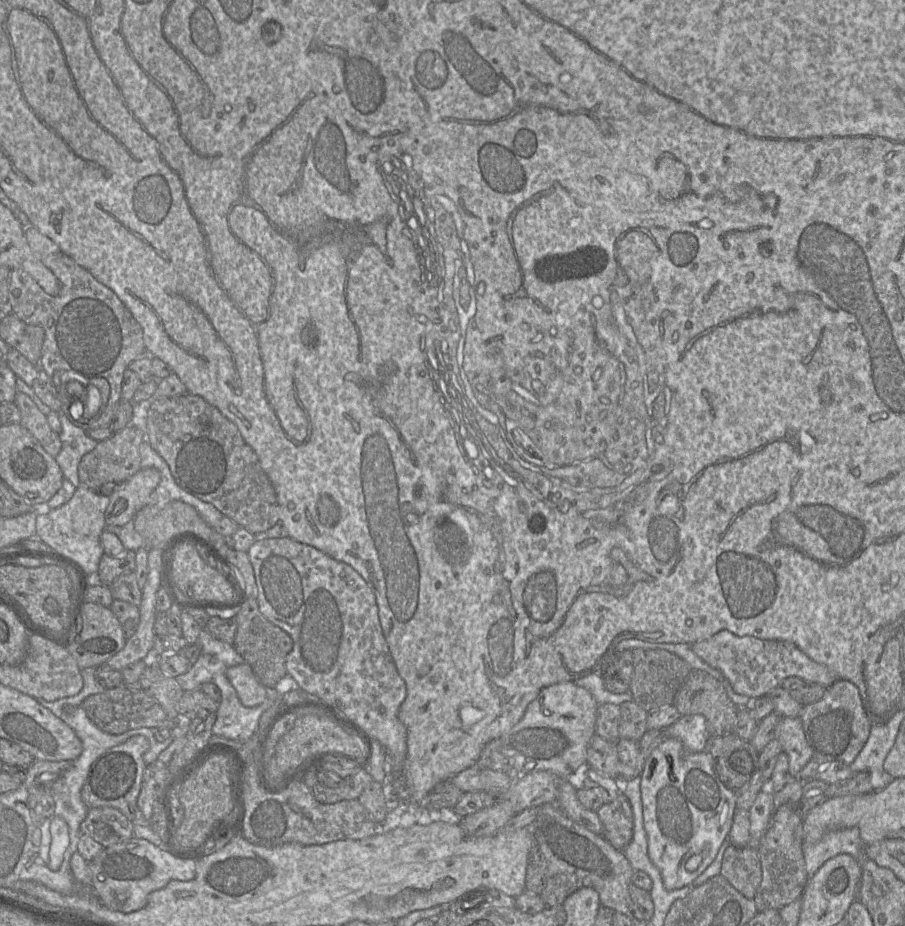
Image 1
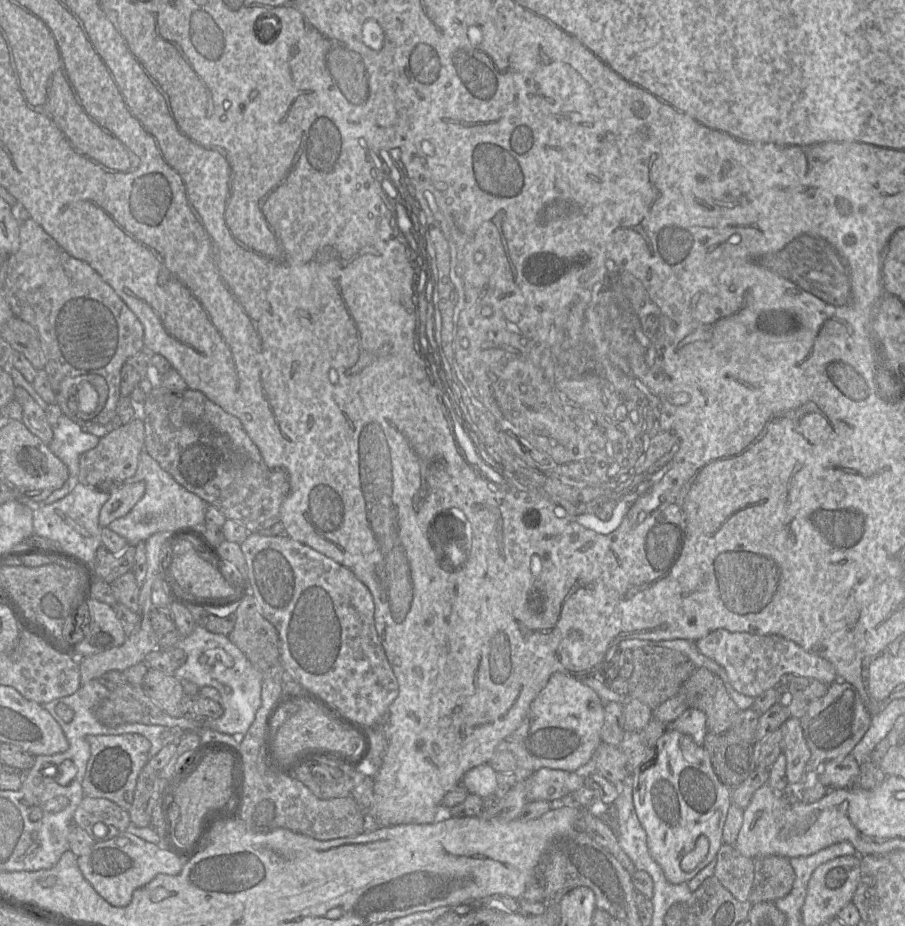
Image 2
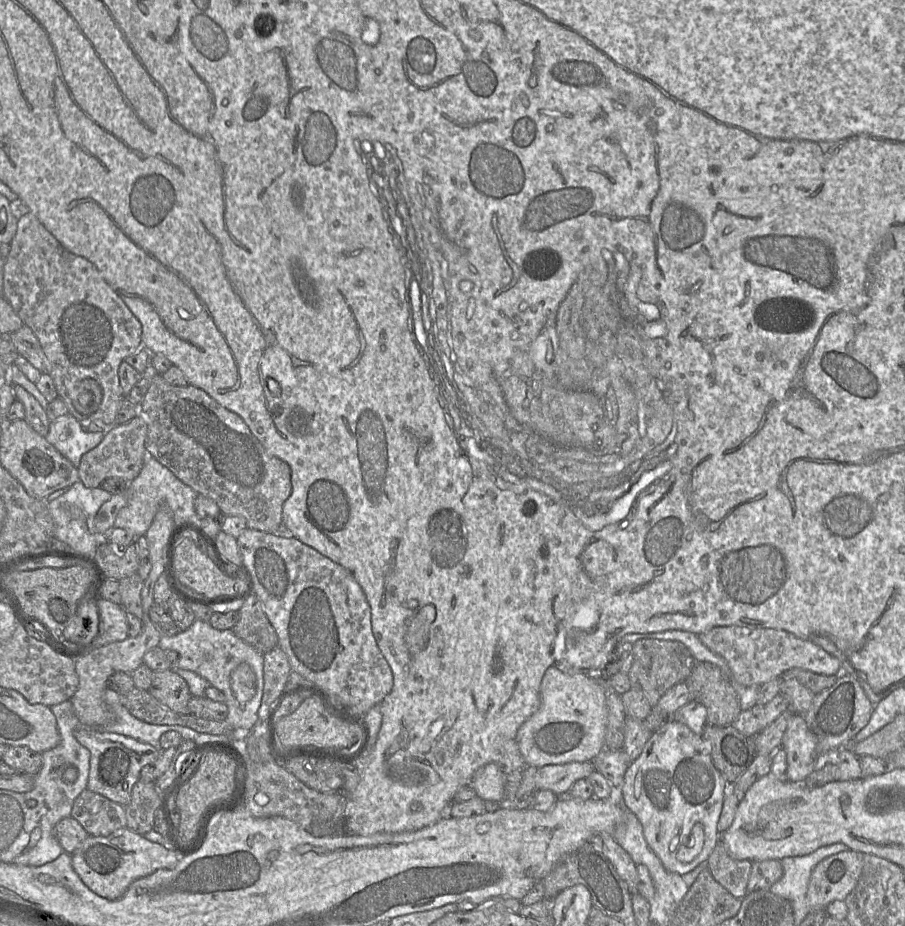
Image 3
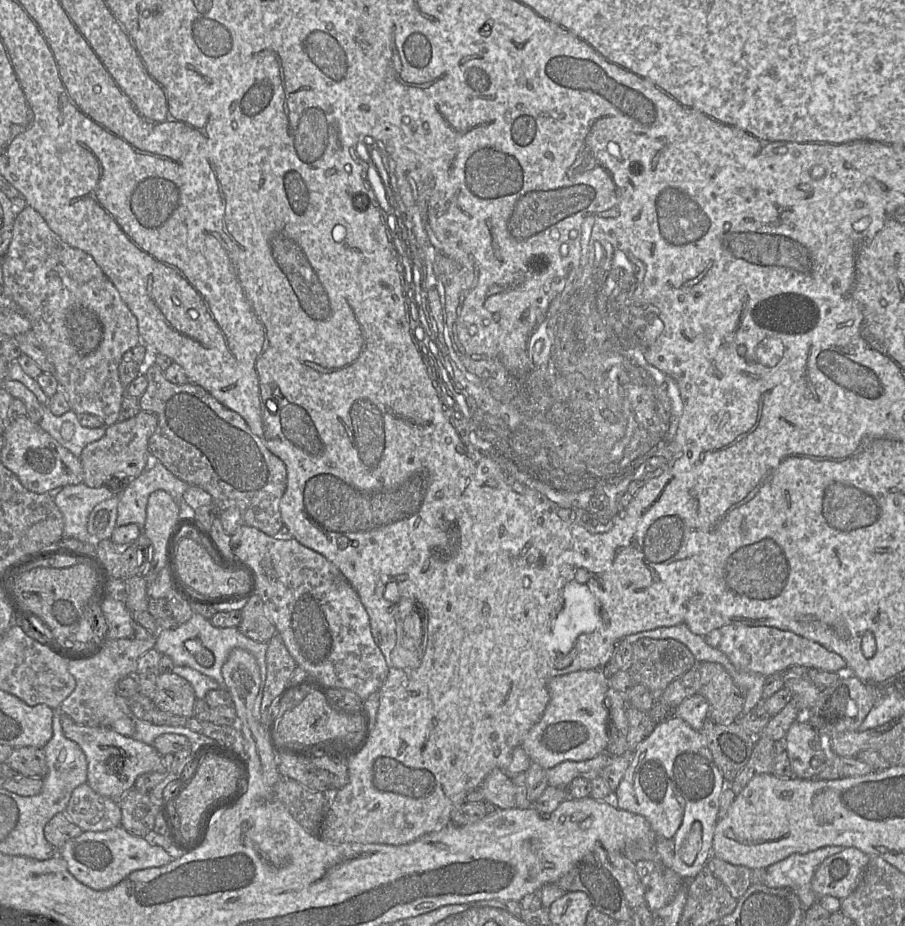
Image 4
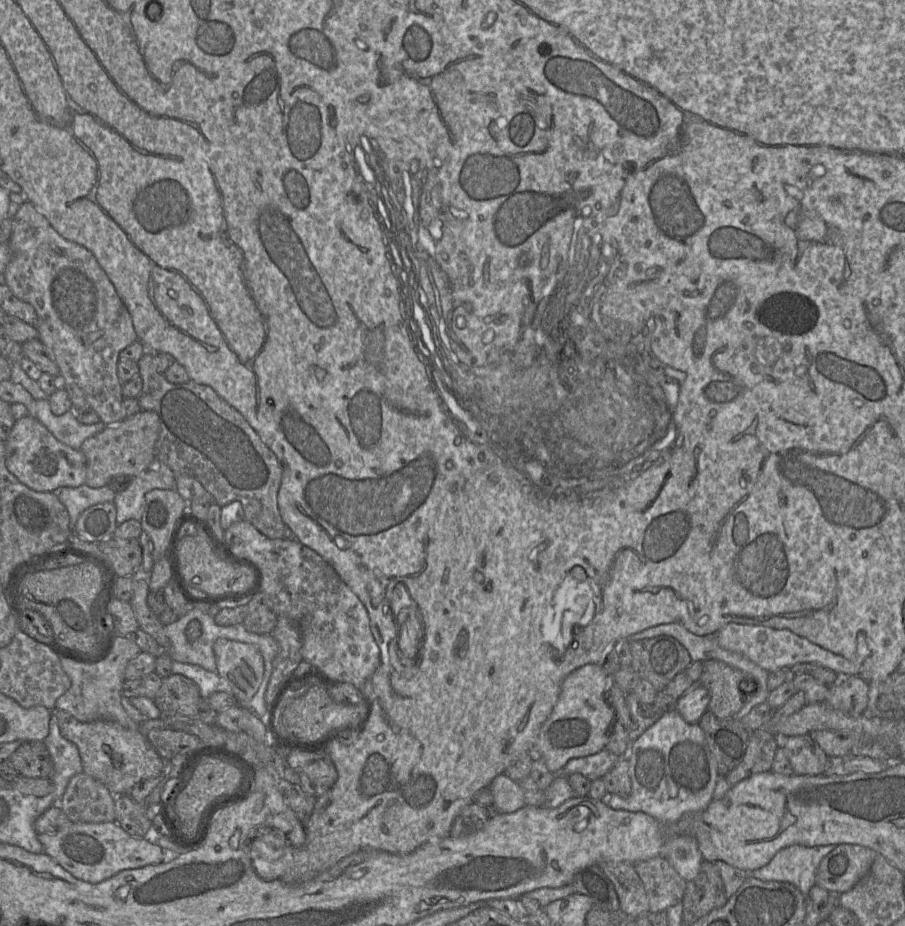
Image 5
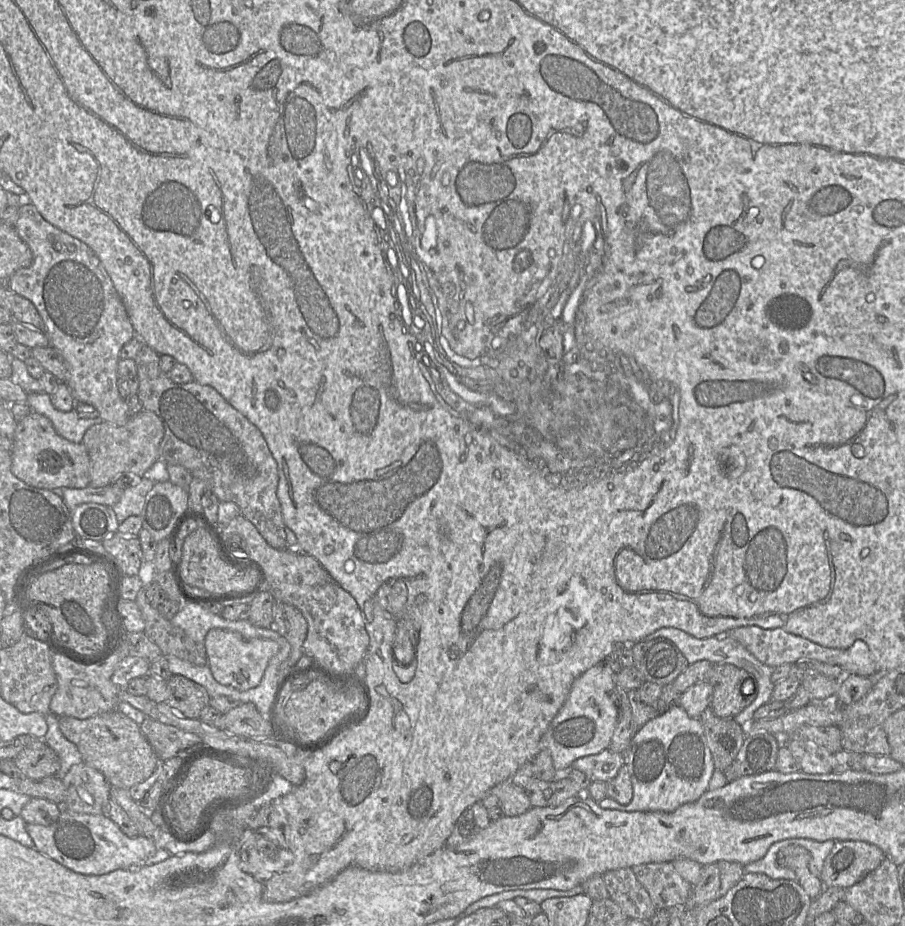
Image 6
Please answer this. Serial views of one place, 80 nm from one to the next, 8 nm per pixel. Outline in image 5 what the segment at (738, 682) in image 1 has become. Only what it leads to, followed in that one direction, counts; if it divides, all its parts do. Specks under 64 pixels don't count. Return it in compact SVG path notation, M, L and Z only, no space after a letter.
M729 623L717 631L714 636L722 648L745 656L769 673L777 670L789 670L792 666L801 663L816 663L833 670L837 674L857 676L860 673L861 663L867 655L863 636L857 638L856 660L854 662L810 642L789 629Z

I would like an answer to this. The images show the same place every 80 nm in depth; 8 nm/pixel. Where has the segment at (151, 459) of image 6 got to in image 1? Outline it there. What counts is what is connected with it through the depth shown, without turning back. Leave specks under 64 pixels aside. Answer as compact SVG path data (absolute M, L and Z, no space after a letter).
M128 425L110 438L99 441L95 449L85 454L78 466L80 485L95 489L108 482L125 482L141 469L140 445L145 433Z

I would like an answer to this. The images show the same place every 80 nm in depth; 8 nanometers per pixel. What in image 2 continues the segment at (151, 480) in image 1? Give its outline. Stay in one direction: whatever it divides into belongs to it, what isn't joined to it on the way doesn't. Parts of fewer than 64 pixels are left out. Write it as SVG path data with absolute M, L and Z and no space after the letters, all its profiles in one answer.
M126 481L105 502L99 512L99 524L108 527L114 520L126 515L145 493L143 481Z

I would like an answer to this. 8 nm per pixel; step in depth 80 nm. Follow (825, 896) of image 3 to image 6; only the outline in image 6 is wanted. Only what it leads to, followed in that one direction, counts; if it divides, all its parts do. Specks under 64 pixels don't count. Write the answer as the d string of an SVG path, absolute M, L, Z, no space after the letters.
M835 841L819 878L824 887L847 889L874 871L885 859L884 852L874 844L864 841Z

